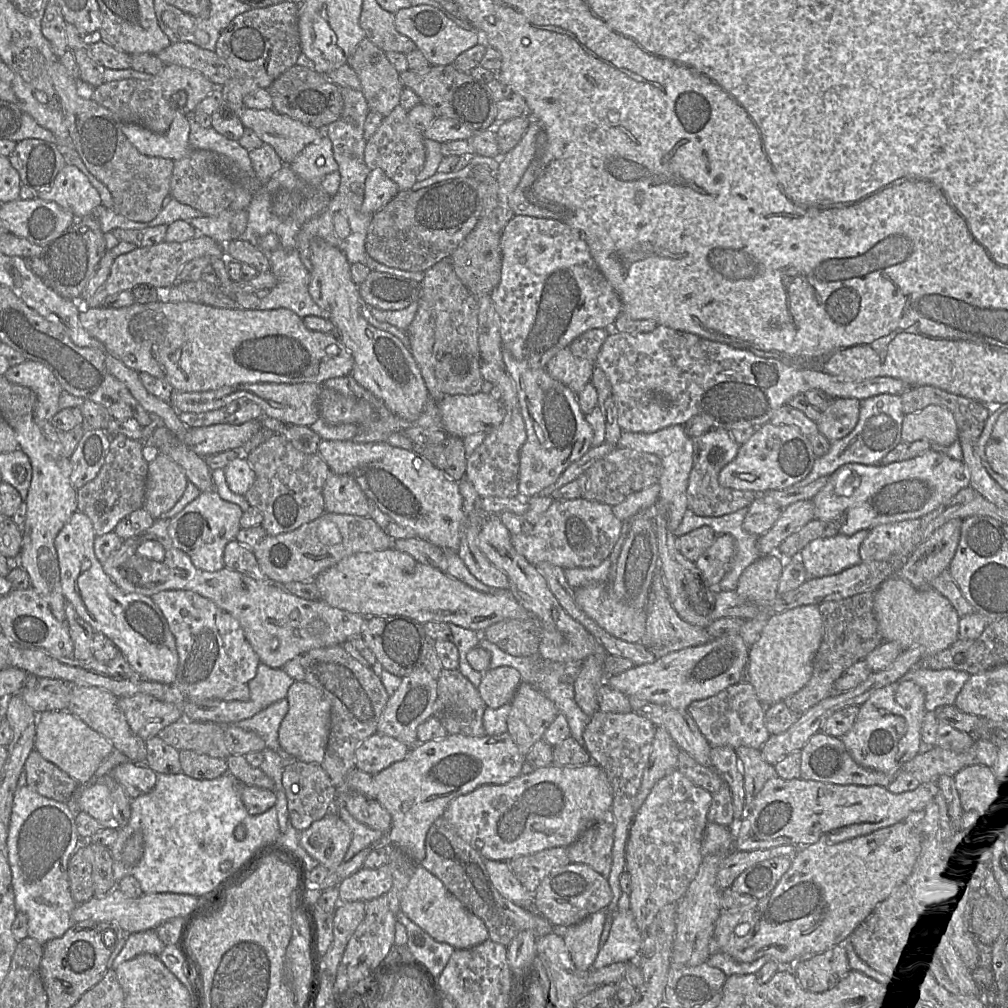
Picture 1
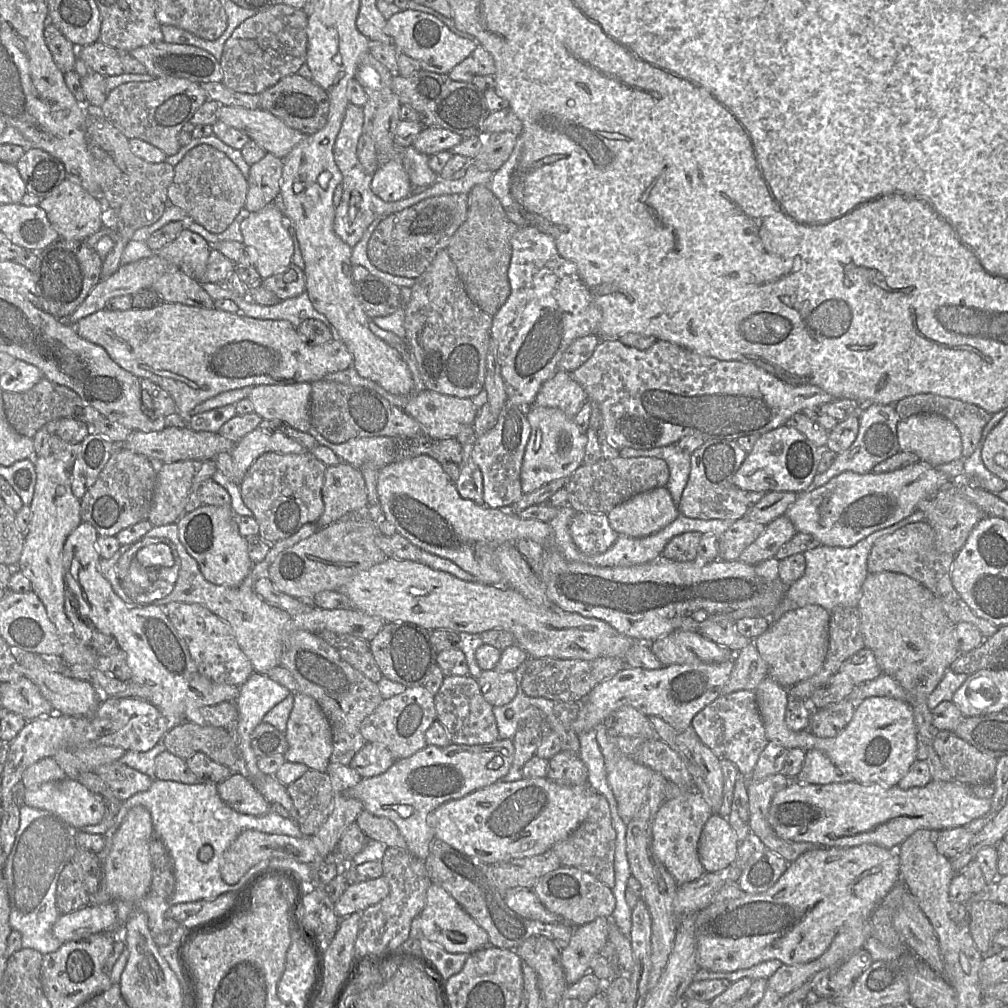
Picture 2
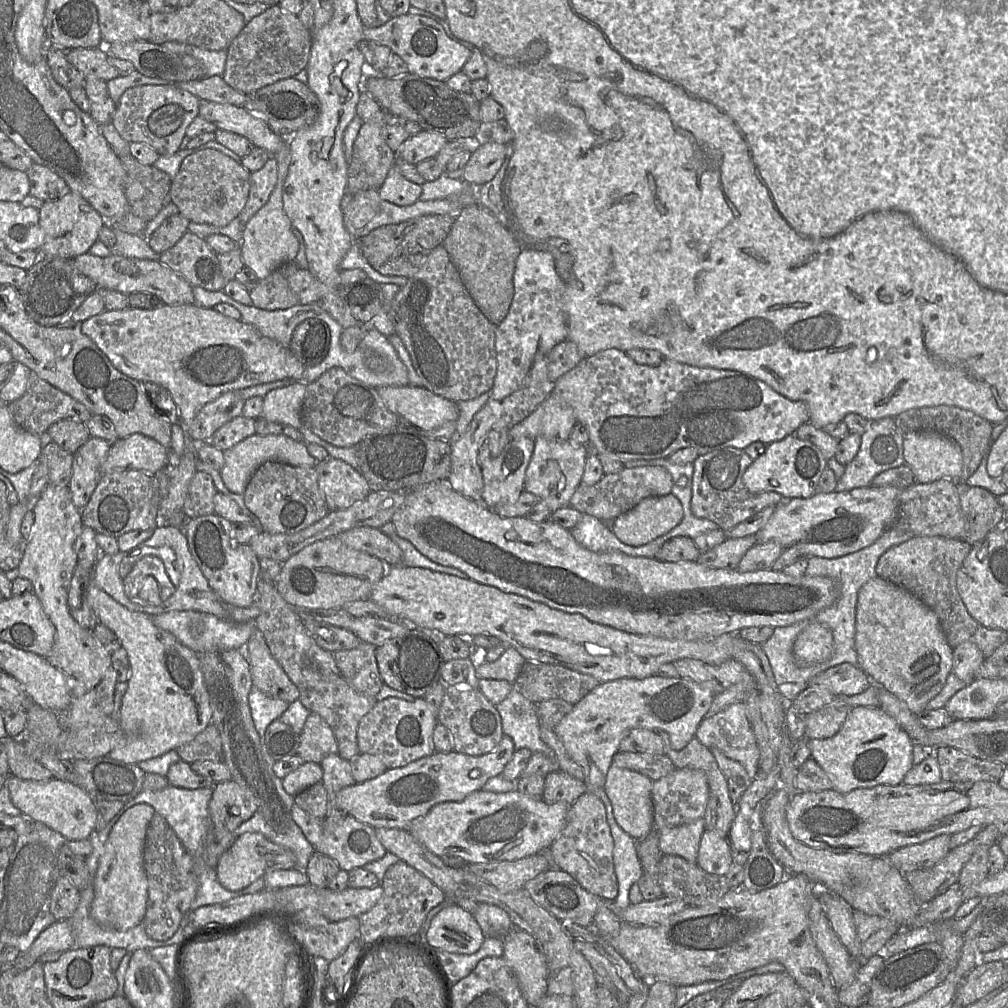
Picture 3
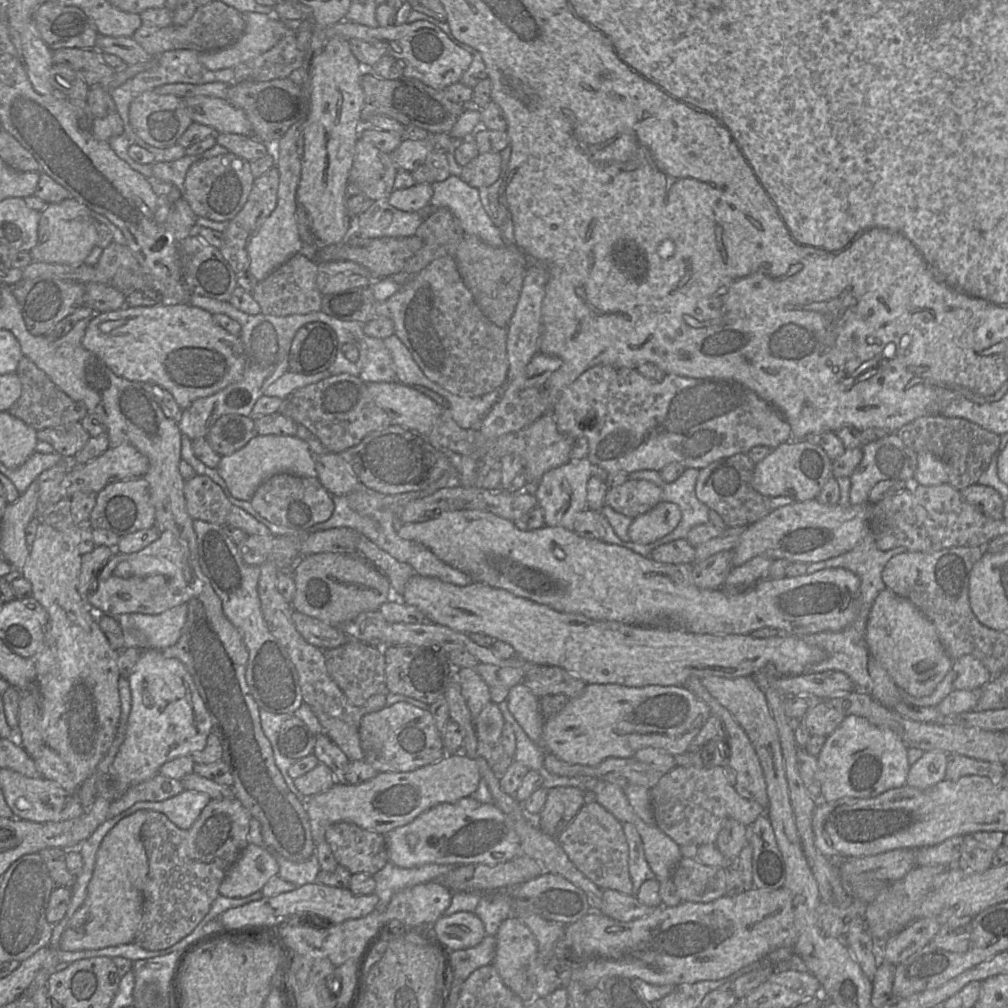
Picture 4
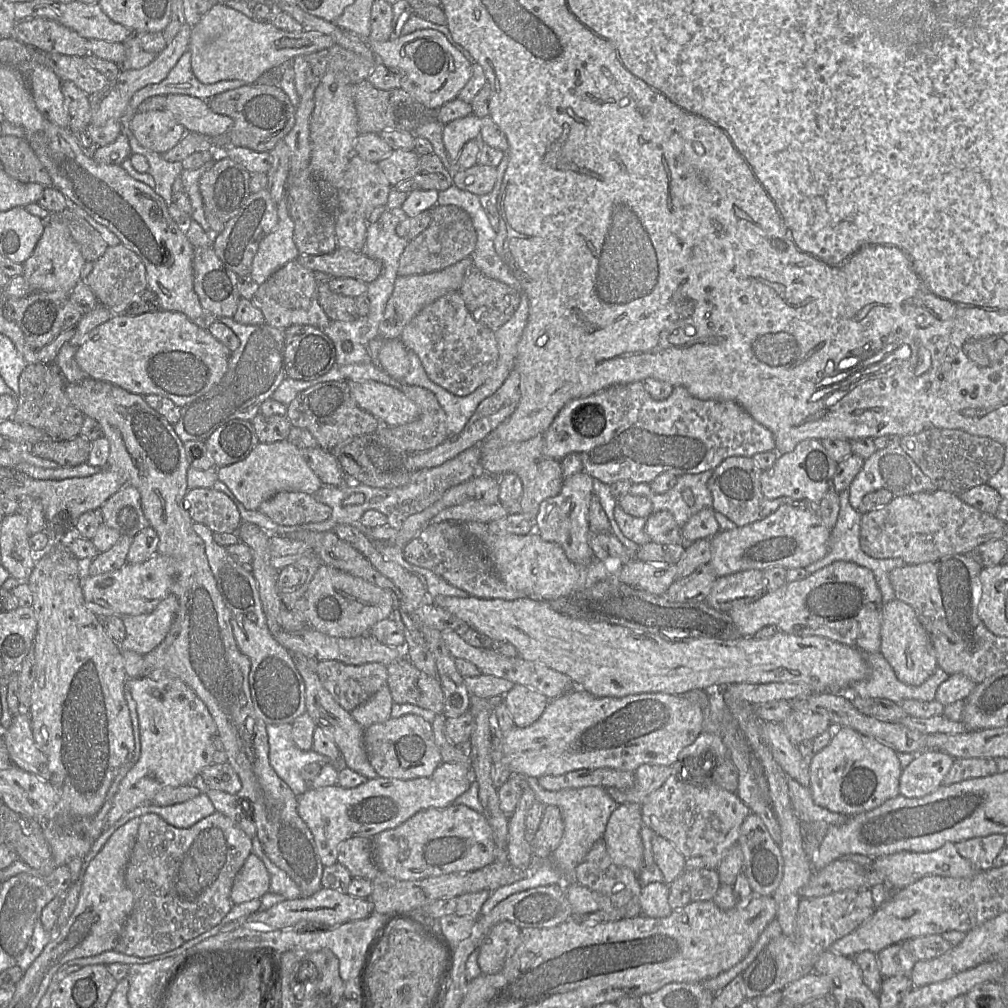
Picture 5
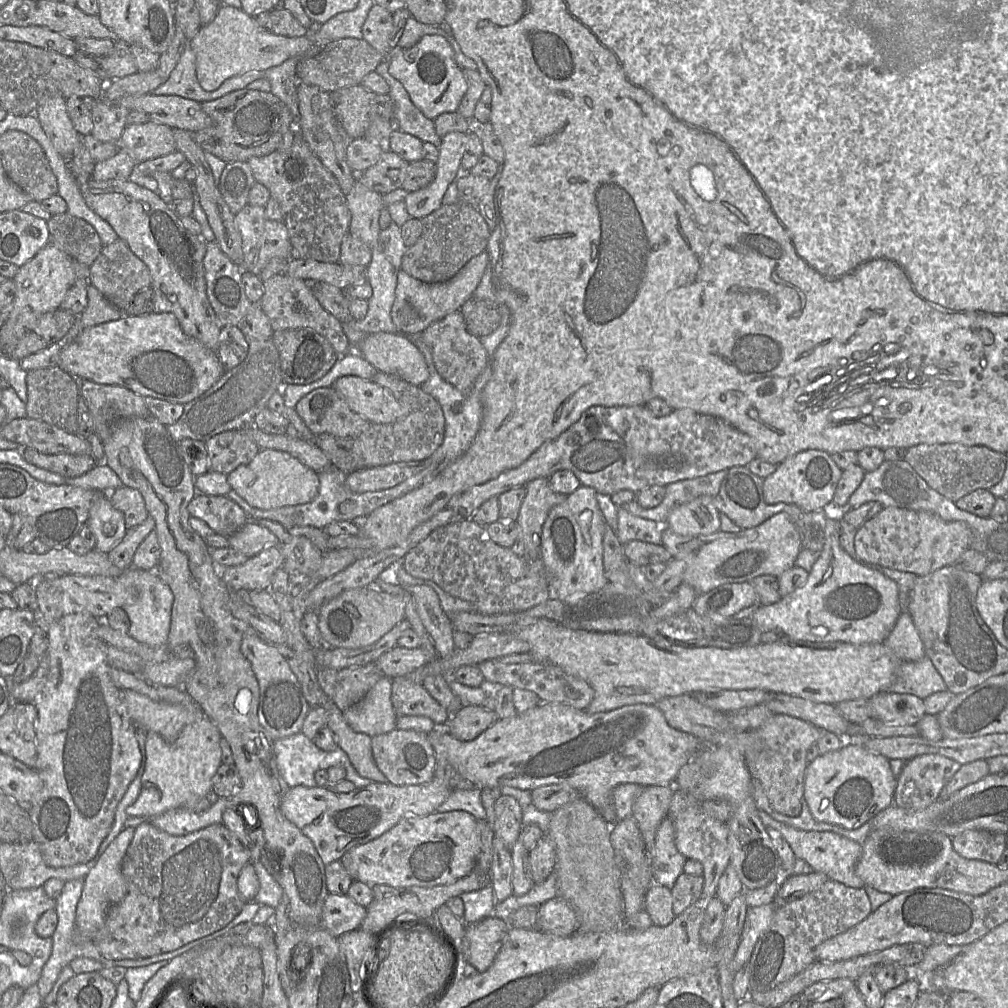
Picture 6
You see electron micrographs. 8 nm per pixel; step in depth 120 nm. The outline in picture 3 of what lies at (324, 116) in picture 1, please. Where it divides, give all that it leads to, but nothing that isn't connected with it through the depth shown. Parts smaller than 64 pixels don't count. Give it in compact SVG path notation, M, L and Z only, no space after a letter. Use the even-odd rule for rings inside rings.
M295 77L279 80L247 95L242 106L261 116L270 129L283 138L290 138L299 130L310 127L320 114L320 102L316 94Z

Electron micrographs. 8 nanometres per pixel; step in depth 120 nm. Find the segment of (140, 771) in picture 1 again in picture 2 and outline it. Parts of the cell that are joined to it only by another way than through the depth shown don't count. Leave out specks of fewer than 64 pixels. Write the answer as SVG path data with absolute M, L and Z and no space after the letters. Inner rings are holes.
M120 762L104 764L94 772L121 802L139 792L148 790L155 779Z

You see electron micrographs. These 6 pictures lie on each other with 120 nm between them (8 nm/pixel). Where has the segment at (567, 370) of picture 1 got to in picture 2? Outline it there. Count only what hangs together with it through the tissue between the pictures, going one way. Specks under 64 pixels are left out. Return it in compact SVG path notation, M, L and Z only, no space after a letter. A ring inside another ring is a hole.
M558 369L542 384L533 404L558 408L574 419L586 402L587 395L580 384L572 378L571 372Z

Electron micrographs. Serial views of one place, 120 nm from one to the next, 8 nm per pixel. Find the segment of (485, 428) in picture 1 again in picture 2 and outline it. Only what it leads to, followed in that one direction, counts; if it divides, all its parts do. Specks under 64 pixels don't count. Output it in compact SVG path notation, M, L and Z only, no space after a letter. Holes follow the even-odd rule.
M428 389L412 393L403 410L421 425L424 434L435 439L455 438L461 429L474 423L478 413L471 398L459 398Z

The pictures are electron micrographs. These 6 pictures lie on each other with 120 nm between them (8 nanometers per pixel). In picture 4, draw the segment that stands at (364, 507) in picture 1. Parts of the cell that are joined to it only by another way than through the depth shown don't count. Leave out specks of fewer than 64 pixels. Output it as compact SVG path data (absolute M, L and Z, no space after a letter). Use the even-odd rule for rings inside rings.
M338 453L314 455L317 478L331 495L346 495L360 483L347 462Z

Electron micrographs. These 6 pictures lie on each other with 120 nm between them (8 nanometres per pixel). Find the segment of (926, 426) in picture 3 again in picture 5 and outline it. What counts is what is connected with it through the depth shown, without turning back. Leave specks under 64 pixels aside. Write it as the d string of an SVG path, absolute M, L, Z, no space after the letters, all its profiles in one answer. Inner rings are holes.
M928 428L917 434L901 436L899 444L939 489L959 496L970 488L987 483L1004 463L1003 444L960 429Z

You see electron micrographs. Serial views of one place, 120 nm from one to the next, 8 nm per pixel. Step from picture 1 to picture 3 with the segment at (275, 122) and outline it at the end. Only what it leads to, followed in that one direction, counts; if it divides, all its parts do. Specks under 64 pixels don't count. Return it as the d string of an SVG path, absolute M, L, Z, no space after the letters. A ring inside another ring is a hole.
M201 101L198 115L215 124L217 129L247 138L270 155L275 155L287 143L287 139L275 134L261 116L243 106Z

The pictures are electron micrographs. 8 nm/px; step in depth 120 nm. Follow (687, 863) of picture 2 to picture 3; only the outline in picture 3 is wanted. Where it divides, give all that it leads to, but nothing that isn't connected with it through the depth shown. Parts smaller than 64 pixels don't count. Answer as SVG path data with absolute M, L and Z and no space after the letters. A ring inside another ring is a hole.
M704 817L683 825L666 827L658 831L659 848L664 855L678 855L696 864L704 830Z

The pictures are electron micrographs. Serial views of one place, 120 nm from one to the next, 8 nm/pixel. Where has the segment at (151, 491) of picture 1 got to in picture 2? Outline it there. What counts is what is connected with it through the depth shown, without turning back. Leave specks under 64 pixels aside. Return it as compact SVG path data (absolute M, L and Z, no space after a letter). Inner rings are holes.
M186 460L161 465L148 521L153 527L176 523L187 503L199 462Z

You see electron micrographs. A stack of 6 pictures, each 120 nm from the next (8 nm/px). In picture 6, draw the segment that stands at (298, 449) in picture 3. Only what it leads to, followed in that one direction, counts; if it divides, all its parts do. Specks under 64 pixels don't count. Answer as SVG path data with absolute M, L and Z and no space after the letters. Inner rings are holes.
M273 449L260 450L251 462L238 466L228 474L227 482L251 507L260 510L308 503L316 497L320 485L318 472L287 452Z

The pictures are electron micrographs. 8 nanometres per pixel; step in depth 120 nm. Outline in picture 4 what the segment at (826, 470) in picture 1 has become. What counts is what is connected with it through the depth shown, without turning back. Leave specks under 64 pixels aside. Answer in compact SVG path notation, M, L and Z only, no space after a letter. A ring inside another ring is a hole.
M891 432L877 441L865 443L863 457L850 478L849 501L851 505L868 503L872 487L883 480L901 480L912 484L917 466L917 453L906 446L896 433Z

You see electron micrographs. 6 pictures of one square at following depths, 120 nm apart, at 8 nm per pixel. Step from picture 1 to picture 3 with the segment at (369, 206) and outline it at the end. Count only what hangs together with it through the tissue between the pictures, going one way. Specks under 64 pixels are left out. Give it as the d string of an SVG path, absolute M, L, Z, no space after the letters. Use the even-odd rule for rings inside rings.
M395 164L377 192L380 199L384 201L397 206L409 206L419 200L422 186L407 180Z

